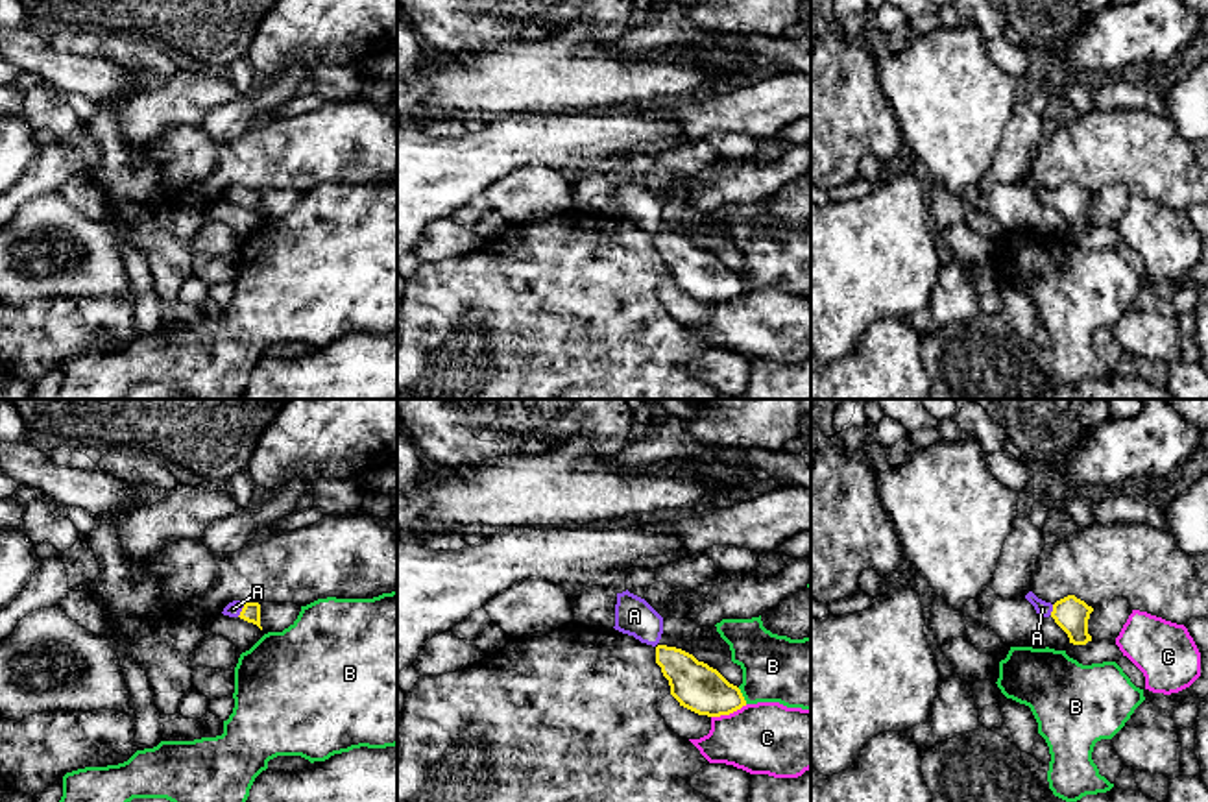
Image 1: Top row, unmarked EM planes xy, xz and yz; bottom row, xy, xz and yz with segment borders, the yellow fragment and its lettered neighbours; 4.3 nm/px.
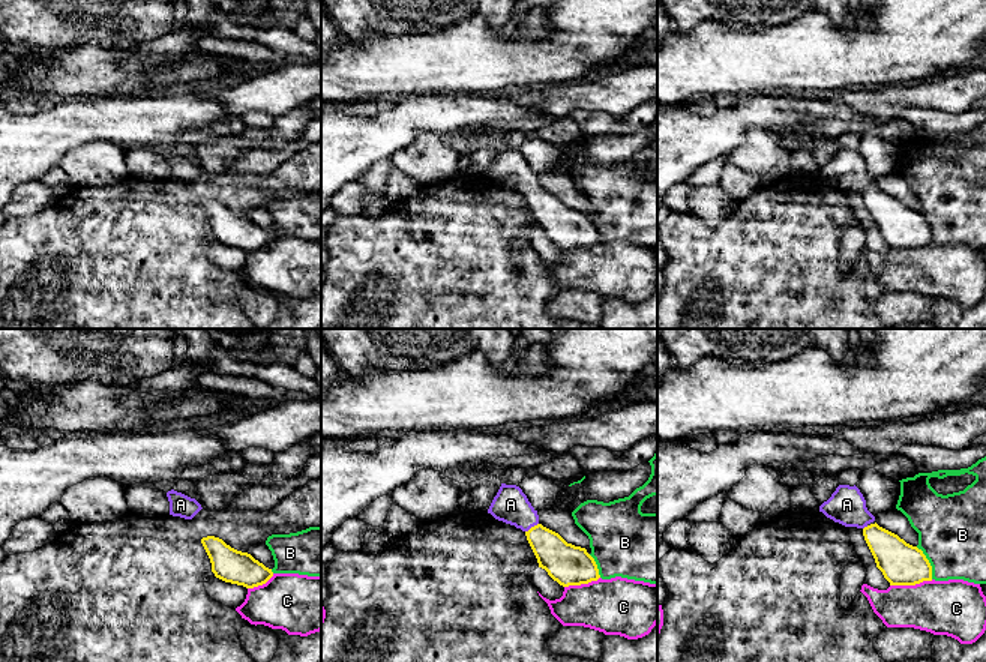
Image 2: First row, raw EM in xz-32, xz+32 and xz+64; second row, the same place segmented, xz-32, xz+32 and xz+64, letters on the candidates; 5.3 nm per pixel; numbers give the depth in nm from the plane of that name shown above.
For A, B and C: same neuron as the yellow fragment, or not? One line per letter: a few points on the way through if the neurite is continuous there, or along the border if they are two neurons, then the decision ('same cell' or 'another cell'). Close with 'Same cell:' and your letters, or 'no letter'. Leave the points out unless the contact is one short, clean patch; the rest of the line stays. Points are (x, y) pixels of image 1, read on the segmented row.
A: across xy (252, 610), (242, 610), (233, 608) | same cell
B: another cell
C: another cell
Same cell: A

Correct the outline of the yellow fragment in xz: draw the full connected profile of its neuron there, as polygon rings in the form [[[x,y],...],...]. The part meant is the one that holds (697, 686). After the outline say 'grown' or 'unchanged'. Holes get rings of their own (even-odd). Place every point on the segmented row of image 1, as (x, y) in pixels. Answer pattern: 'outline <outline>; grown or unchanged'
outline [[[658,645],[656,663],[669,680],[670,695],[698,715],[720,717],[746,706],[737,686],[682,649]]]; unchanged

